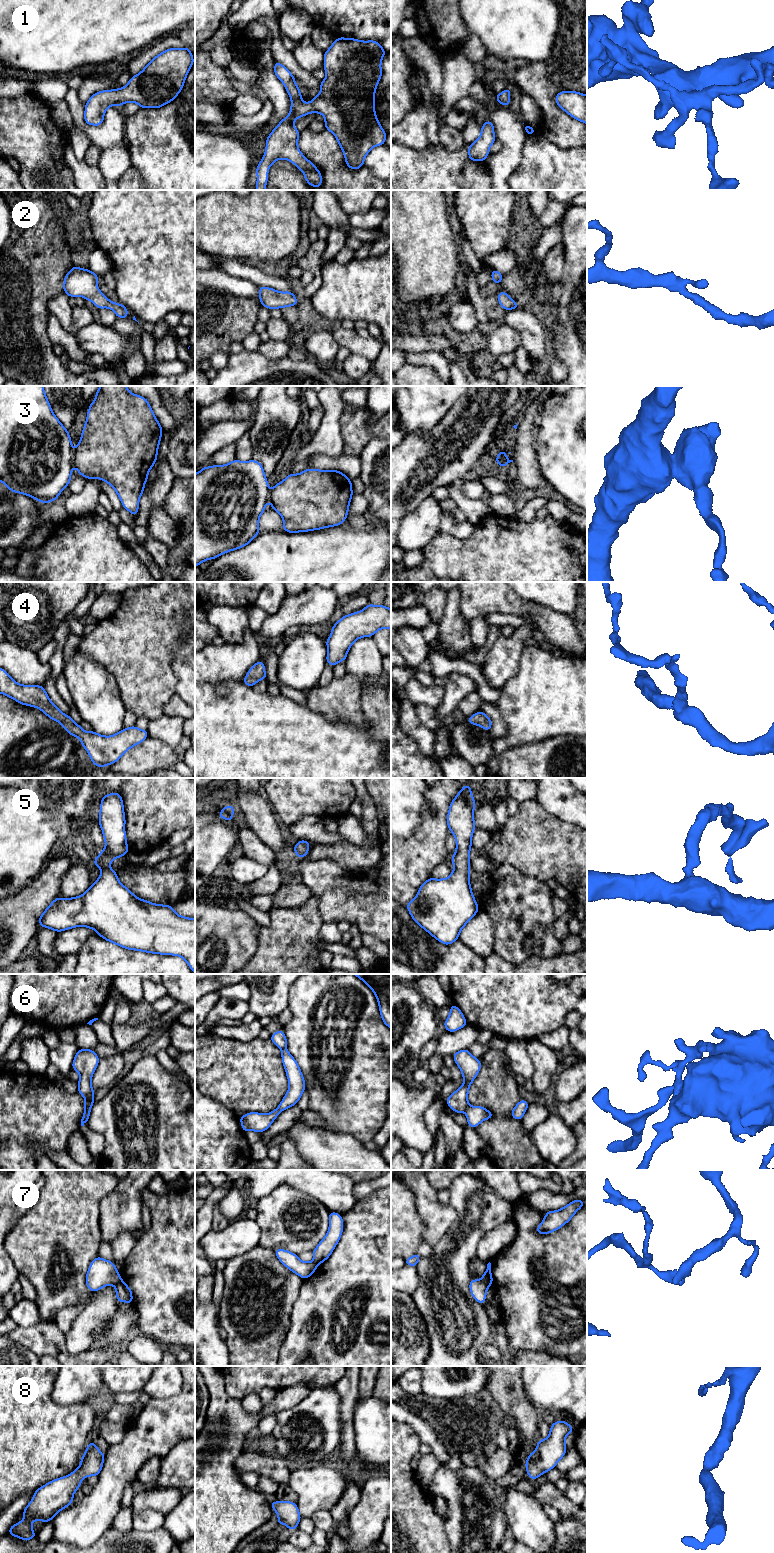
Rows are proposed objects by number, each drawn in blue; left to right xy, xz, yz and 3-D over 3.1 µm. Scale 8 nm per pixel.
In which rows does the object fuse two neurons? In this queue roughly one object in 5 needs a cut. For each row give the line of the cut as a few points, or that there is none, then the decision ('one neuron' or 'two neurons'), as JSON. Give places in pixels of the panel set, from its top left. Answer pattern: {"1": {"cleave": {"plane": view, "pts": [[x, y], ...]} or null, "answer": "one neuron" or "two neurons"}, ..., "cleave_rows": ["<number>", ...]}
{"1": {"cleave": null, "answer": "one neuron"}, "2": {"cleave": null, "answer": "one neuron"}, "3": {"cleave": {"plane": "xy", "pts": [[74, 451], [72, 464]]}, "answer": "two neurons"}, "4": {"cleave": null, "answer": "one neuron"}, "5": {"cleave": null, "answer": "one neuron"}, "6": {"cleave": {"plane": "xy", "pts": [[90, 1108], [83, 1115]]}, "answer": "two neurons"}, "7": {"cleave": {"plane": "yz", "pts": [[481, 1279], [488, 1286]]}, "answer": "two neurons"}, "8": {"cleave": null, "answer": "one neuron"}, "cleave_rows": ["3", "6", "7"]}

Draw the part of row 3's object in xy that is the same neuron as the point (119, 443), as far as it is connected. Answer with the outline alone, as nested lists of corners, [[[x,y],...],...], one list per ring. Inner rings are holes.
[[[100,386],[95,394],[94,402],[89,405],[86,424],[74,451],[73,465],[77,468],[79,475],[87,479],[96,477],[98,480],[106,481],[116,491],[123,508],[135,517],[149,470],[157,460],[162,433],[163,429],[146,398],[131,393],[126,386]]]

